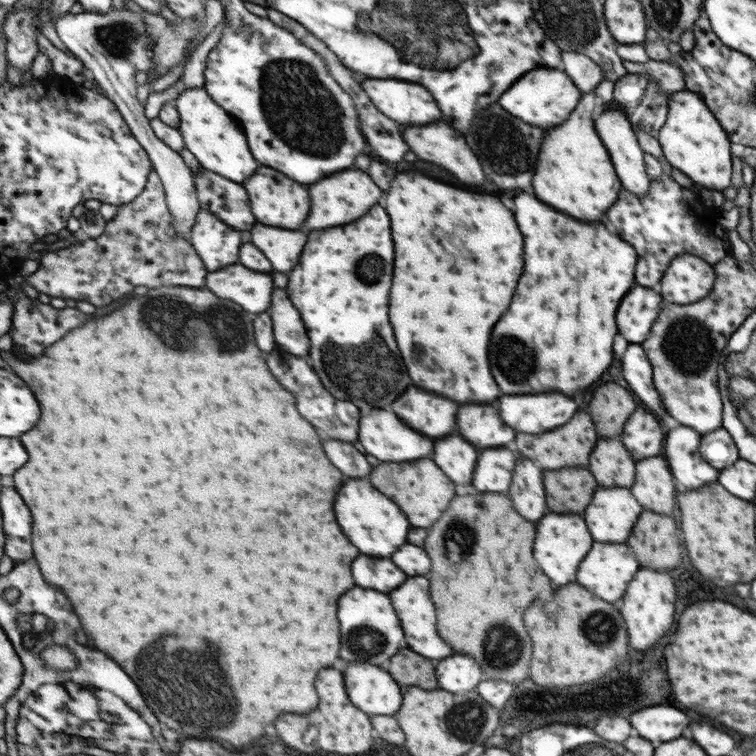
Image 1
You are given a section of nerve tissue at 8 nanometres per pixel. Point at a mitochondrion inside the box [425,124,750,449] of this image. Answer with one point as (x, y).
(688, 343)

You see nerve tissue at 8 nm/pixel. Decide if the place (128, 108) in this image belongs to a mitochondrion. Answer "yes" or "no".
no

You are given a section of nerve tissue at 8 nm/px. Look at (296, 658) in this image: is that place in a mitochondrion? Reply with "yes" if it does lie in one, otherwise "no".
no

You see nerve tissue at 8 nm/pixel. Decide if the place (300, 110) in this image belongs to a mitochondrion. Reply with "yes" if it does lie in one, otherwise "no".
yes

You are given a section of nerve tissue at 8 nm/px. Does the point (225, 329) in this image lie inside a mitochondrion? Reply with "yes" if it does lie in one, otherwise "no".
yes

